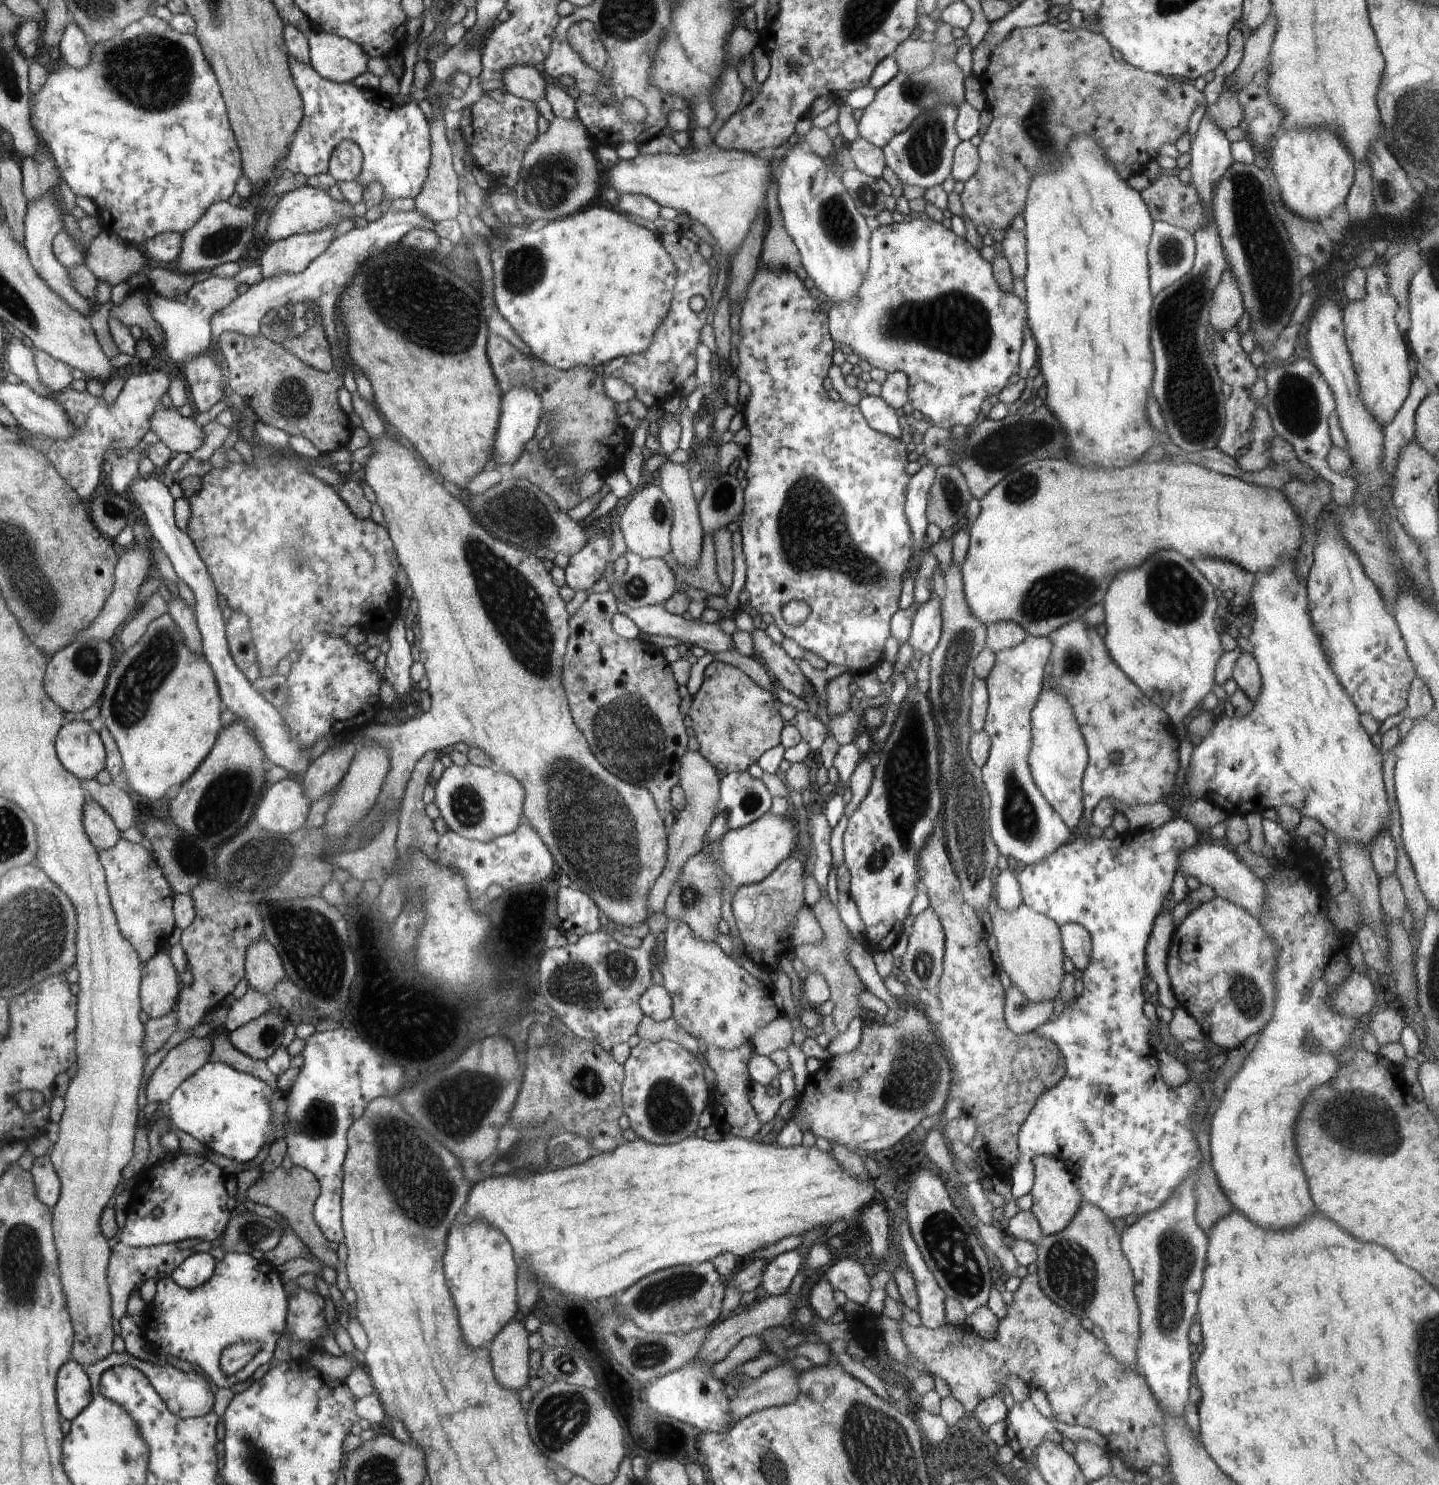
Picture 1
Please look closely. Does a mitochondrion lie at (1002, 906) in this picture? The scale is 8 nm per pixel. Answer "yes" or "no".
no

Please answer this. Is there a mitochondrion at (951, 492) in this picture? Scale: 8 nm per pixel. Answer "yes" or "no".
yes

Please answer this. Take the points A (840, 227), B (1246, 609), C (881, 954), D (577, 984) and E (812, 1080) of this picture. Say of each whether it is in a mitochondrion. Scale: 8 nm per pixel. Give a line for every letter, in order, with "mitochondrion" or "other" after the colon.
A: mitochondrion
B: other
C: other
D: mitochondrion
E: other

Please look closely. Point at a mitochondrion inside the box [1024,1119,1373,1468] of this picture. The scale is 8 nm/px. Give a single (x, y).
(1177, 1251)

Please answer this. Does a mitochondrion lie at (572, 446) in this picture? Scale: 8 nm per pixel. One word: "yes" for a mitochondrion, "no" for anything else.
no

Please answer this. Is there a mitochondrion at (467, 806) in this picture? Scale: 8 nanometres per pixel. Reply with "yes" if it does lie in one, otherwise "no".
yes

